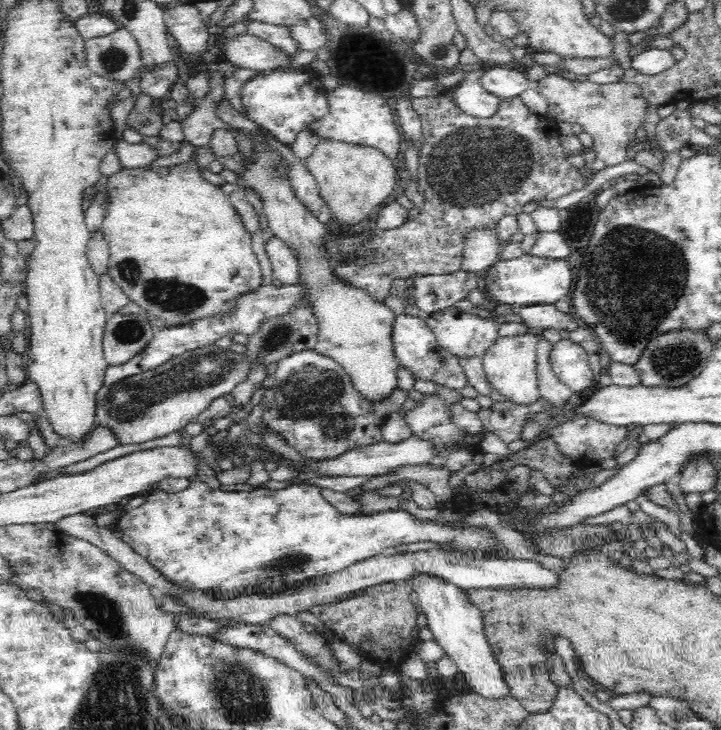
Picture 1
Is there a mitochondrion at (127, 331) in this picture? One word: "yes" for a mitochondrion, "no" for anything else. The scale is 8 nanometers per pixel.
yes

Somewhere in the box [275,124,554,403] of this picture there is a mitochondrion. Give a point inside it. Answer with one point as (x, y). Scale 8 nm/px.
(472, 165)

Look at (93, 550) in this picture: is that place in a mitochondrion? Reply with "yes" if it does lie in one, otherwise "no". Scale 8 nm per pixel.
no

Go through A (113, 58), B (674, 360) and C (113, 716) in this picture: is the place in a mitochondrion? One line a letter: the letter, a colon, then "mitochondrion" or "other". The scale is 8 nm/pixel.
A: mitochondrion
B: mitochondrion
C: mitochondrion

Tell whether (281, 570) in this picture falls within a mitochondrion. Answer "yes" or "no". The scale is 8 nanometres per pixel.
yes

